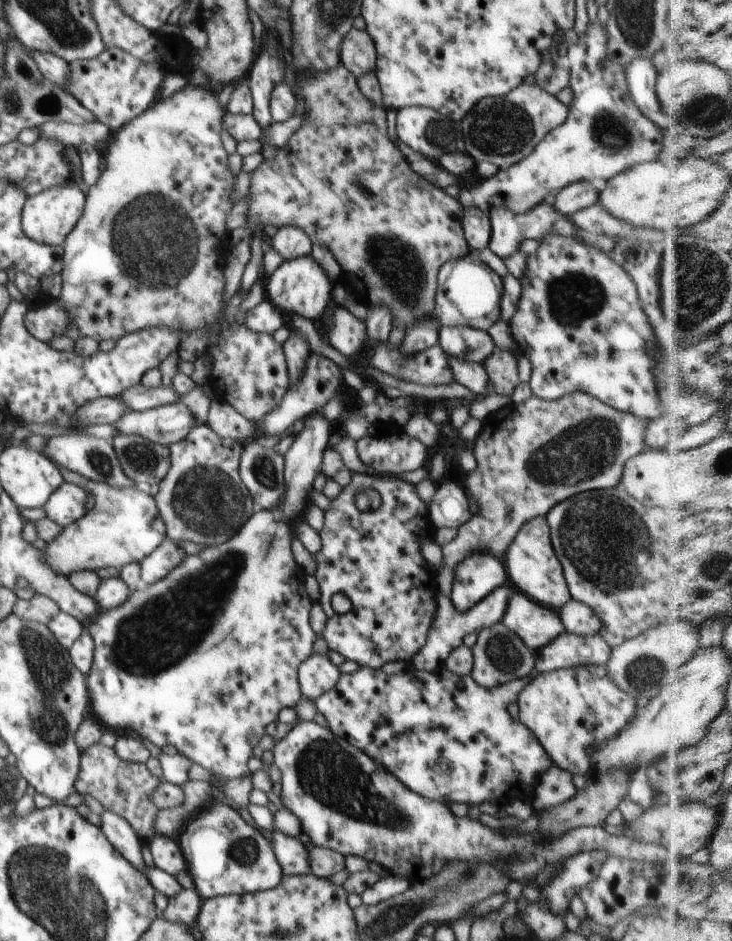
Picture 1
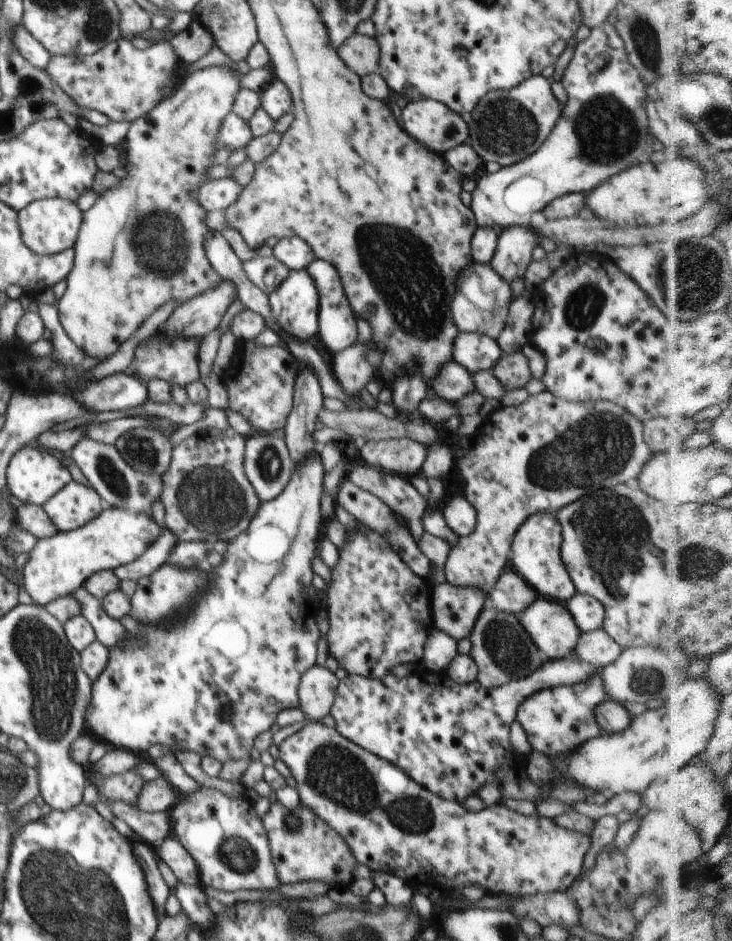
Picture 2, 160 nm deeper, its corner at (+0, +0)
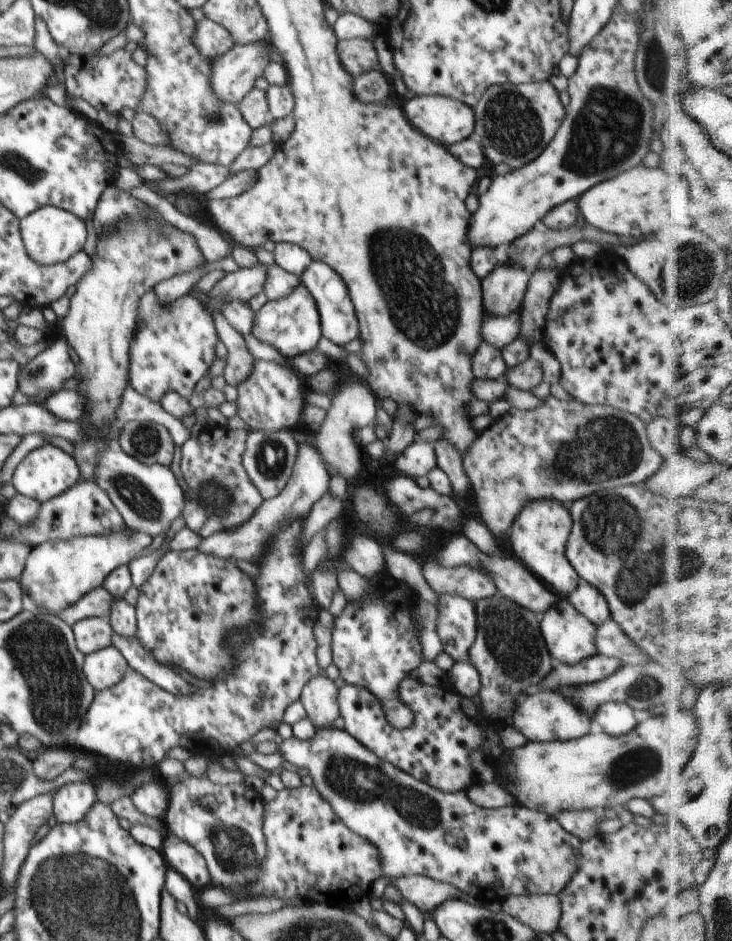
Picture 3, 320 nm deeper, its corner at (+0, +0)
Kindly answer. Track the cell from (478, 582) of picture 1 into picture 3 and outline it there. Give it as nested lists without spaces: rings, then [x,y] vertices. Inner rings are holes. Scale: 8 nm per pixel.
[[[438,595],[437,633],[447,652],[458,663],[467,659],[477,633],[475,604],[458,595]]]

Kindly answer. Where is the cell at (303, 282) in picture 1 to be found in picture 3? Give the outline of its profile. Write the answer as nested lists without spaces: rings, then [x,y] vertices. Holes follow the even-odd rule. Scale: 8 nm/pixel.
[[[299,285],[290,296],[277,301],[268,301],[260,310],[255,312],[254,326],[251,332],[260,342],[272,344],[287,360],[295,356],[316,350],[322,334],[319,312],[314,297]]]

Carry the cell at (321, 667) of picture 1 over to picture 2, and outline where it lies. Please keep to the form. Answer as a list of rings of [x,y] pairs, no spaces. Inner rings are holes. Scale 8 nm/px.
[[[319,665],[310,667],[303,675],[297,690],[299,707],[312,721],[322,721],[330,714],[339,679]]]

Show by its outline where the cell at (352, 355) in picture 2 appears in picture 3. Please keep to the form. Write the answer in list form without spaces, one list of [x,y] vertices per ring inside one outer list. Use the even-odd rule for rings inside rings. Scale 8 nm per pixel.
[[[342,373],[341,388],[337,388],[337,394],[331,399],[332,405],[327,410],[319,430],[311,436],[297,429],[293,430],[293,433],[300,445],[310,445],[320,453],[327,473],[331,477],[340,475],[346,482],[350,482],[350,480],[356,480],[364,468],[362,463],[364,449],[355,441],[353,434],[364,426],[376,424],[376,409],[379,400],[368,386],[360,382],[346,382],[345,379],[346,375]]]

